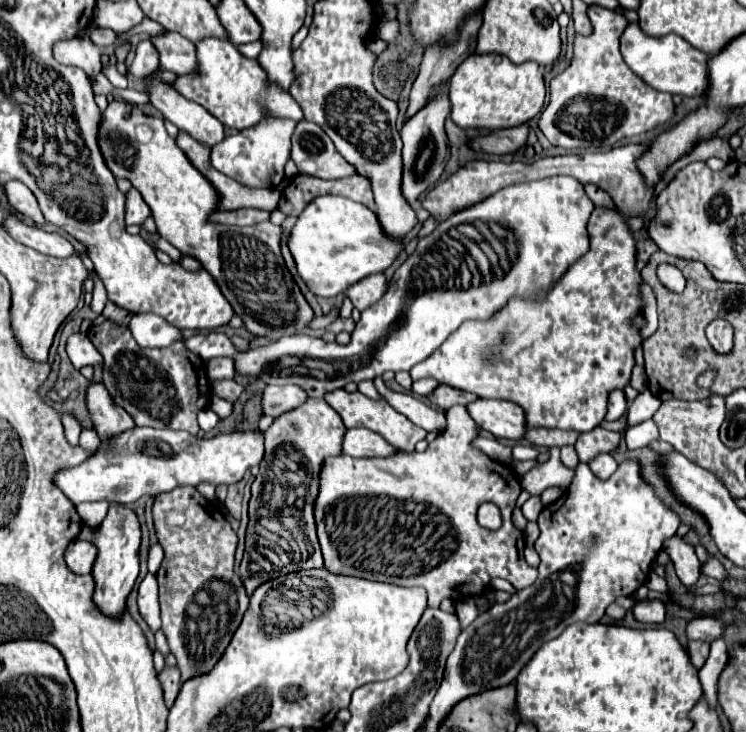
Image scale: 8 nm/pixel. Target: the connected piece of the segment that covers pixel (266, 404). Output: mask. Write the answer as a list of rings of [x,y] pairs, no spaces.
[[[266,385],[262,393],[262,415],[272,413],[272,417],[278,417],[280,413],[286,413],[290,409],[296,409],[306,401],[304,389],[298,389],[296,385]]]

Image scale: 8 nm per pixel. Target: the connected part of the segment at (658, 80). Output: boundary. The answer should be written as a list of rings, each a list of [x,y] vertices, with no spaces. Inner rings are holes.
[[[628,23],[628,27],[620,37],[620,51],[626,65],[656,91],[664,91],[670,95],[698,97],[704,95],[708,87],[708,65],[706,65],[708,55],[688,45],[688,41],[684,41],[678,35],[650,37],[638,27],[638,23]]]

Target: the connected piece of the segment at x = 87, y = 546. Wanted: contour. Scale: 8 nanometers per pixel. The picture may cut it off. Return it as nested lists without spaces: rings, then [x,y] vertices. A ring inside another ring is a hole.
[[[72,541],[64,553],[64,563],[68,563],[68,569],[76,575],[86,575],[92,569],[92,563],[96,559],[96,547],[86,541]]]

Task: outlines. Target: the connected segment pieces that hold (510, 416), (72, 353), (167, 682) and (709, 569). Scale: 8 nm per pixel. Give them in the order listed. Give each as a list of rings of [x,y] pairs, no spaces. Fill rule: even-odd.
[[[476,399],[472,405],[466,405],[466,409],[468,415],[474,417],[476,425],[498,439],[518,441],[526,433],[524,411],[520,405],[500,399]]]
[[[74,333],[70,339],[68,339],[68,345],[66,345],[66,353],[74,365],[74,369],[82,369],[86,365],[98,365],[102,363],[102,357],[100,353],[96,351],[96,347],[92,345],[92,341],[88,339],[86,333]]]
[[[164,667],[164,671],[160,673],[160,683],[164,689],[164,697],[166,697],[166,705],[170,707],[180,691],[180,671],[178,667]]]
[[[710,559],[706,565],[702,565],[702,573],[710,575],[710,577],[716,577],[718,581],[728,579],[728,571],[722,567],[720,561],[714,561],[714,559]]]

